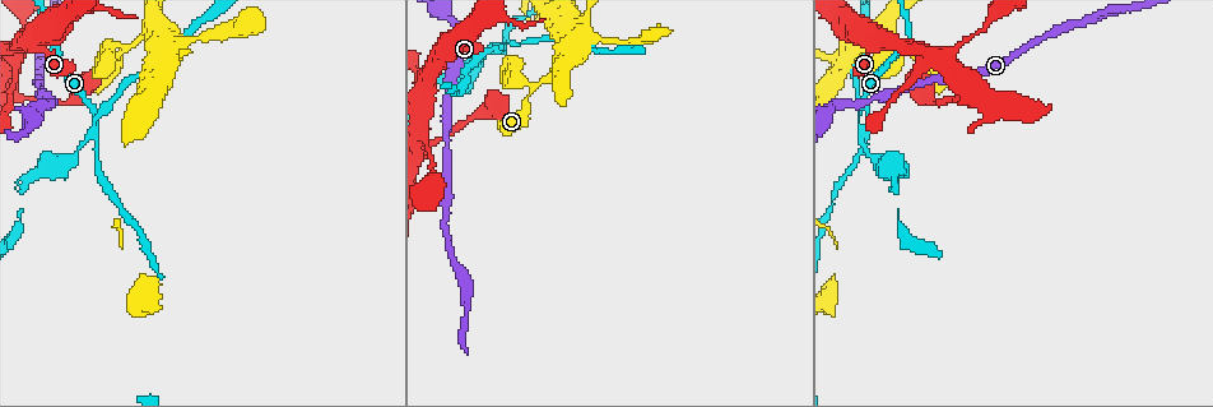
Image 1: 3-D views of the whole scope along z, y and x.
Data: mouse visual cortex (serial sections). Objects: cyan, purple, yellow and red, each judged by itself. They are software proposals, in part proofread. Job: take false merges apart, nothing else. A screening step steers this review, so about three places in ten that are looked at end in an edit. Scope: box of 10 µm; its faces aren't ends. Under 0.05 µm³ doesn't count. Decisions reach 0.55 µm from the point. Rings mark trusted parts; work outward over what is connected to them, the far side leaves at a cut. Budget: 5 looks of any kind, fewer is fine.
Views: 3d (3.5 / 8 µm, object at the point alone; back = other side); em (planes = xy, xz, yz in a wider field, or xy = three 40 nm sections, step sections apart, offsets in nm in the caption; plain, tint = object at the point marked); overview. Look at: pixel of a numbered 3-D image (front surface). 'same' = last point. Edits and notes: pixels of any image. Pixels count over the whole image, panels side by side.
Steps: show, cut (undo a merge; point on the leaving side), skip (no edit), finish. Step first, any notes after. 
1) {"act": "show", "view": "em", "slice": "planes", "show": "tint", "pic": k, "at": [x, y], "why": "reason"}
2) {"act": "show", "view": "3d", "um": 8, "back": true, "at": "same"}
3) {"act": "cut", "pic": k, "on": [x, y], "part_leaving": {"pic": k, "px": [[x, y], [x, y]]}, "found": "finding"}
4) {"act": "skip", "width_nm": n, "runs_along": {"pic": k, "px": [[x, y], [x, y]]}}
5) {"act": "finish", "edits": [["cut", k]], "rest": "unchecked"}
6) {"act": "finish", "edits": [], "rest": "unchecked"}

{"act": "show", "view": "3d", "um": 3.5, "pic": 1, "at": [123, 46], "why": "abrupt turn"}

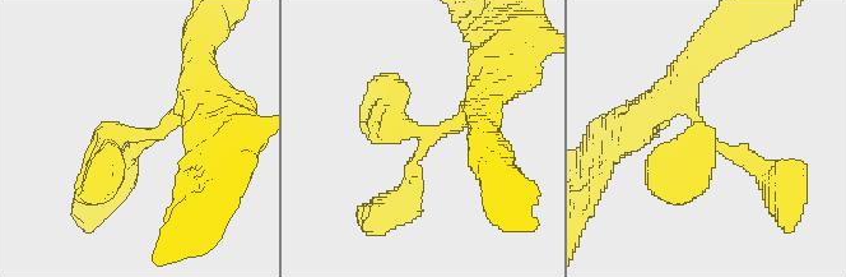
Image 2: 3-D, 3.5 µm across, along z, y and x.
{"act": "show", "view": "em", "slice": "xy", "step": 5, "show": "tint", "pic": 2, "at": [427, 141], "why": "shape alone is not enough"}

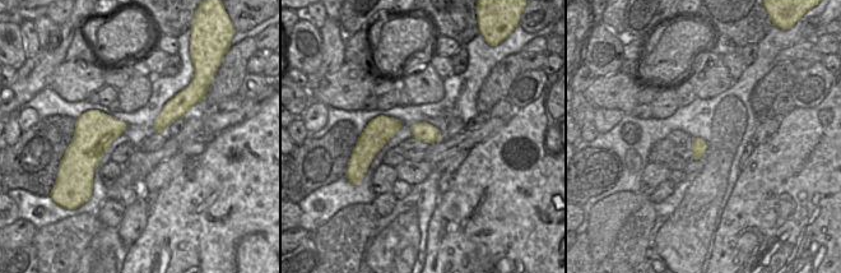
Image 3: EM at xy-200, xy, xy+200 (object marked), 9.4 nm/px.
{"act": "skip", "arms": 3, "runs_along": {"pic": 2, "px": [[403, 202], [431, 133], [486, 97]]}, "found": "all the same cell"}

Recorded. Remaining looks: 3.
{"act": "show", "view": "3d", "um": 3.5, "pic": 1, "at": [504, 52], "why": "four-way junction"}

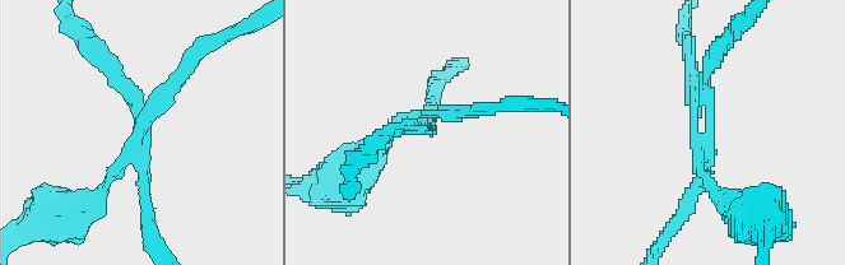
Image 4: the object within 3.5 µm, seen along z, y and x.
{"act": "show", "view": "em", "slice": "xy", "step": 1, "show": "tint", "pic": 4, "at": [710, 136], "arms": 4, "arm_widths_nm": [150, 150, 150, 150]}

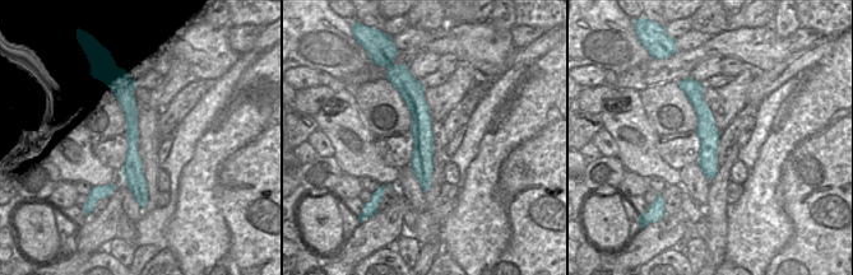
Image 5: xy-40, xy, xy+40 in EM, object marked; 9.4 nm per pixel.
{"act": "cut", "pic": 4, "on": [713, 189], "part_leaving": {"pic": 4, "px": [[704, 153], [719, 195], [762, 215]]}, "found": "a second cell is stuck on"}

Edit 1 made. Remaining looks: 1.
{"act": "finish", "edits": [["cut", 4]], "rest": "unchecked"}

